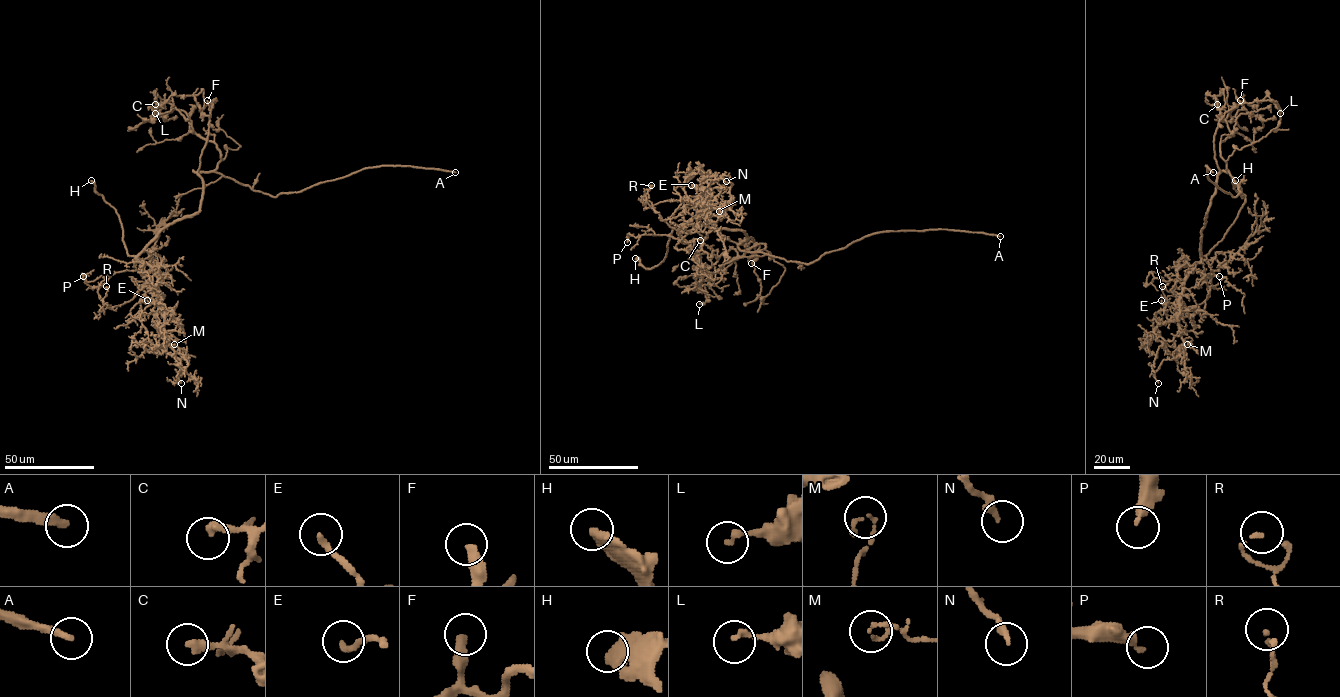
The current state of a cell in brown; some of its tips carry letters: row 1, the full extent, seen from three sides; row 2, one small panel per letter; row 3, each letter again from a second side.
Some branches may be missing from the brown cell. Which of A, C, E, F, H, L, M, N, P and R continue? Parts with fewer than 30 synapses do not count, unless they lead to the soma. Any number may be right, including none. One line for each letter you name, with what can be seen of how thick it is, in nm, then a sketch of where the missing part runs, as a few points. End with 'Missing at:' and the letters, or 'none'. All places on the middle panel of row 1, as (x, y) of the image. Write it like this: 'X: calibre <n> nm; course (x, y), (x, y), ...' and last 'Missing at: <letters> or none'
A: calibre 280 nm
E: calibre 200 nm; course (691, 185), (673, 175), (672, 171)
F: calibre 380 nm; course (751, 263), (749, 276), (745, 279), (745, 277)
Missing at: A, E, F

